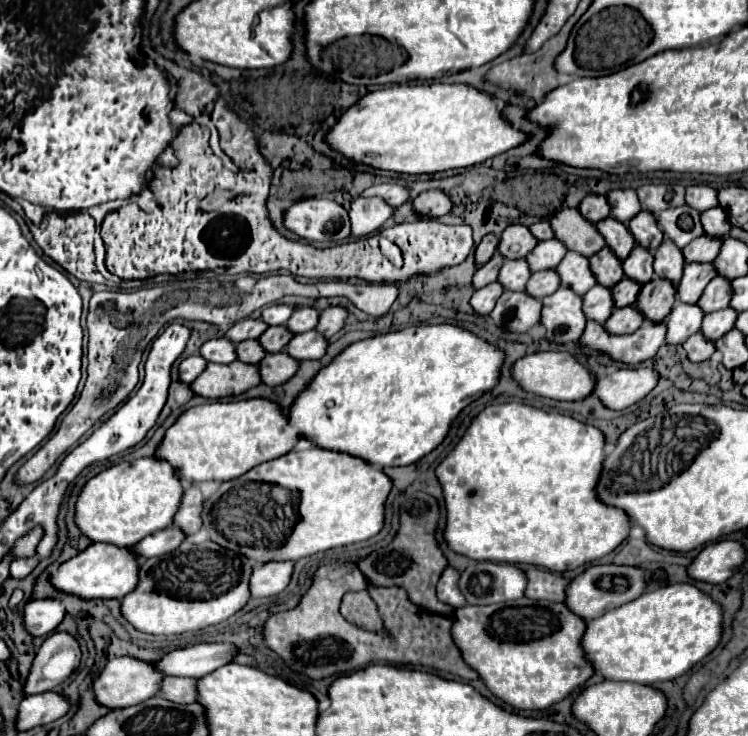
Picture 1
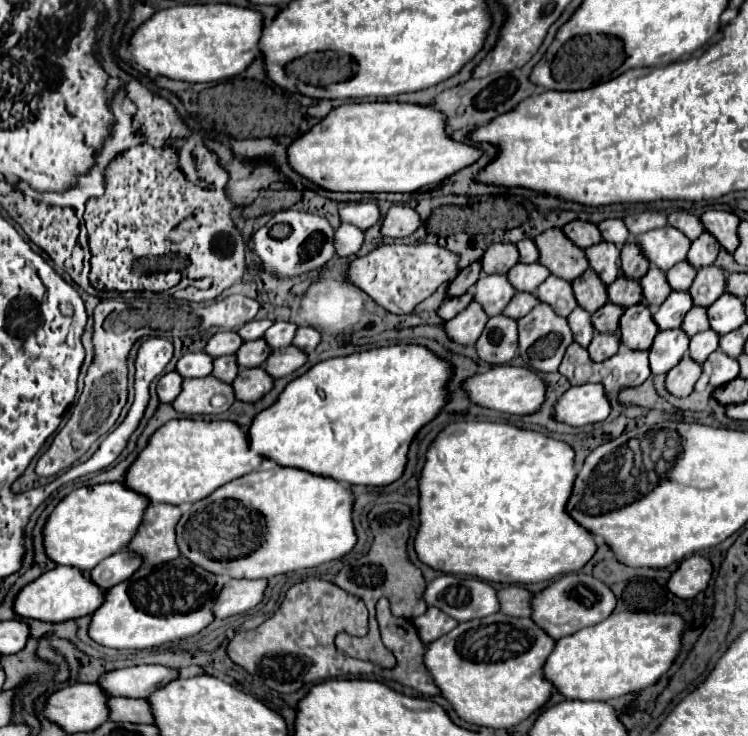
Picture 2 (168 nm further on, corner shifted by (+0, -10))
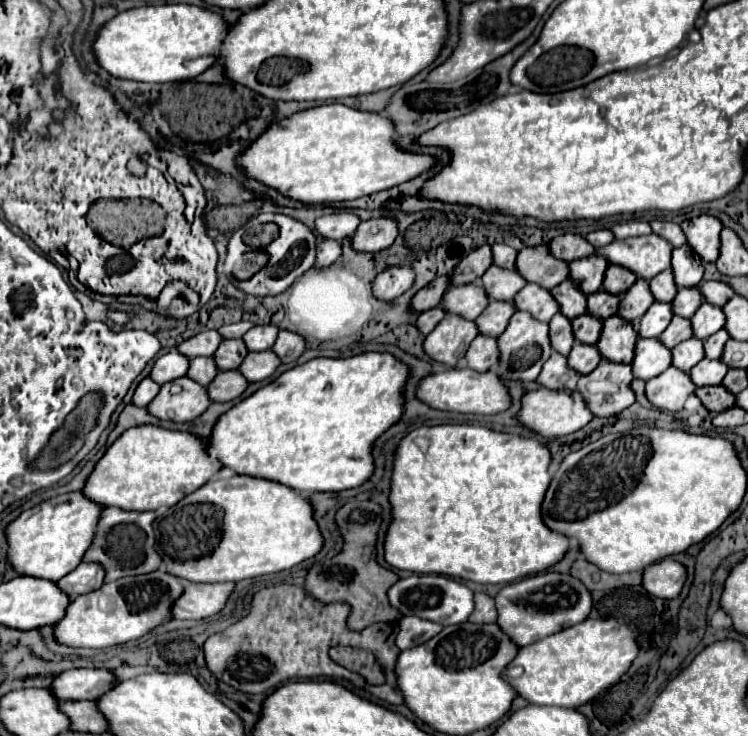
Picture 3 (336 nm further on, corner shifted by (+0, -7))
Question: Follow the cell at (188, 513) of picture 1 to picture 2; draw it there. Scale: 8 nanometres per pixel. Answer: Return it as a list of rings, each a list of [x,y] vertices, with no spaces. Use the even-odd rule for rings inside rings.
[[[153,502],[147,508],[145,520],[127,550],[143,556],[145,564],[159,564],[177,558],[179,546],[175,536],[175,524],[179,522],[181,514],[183,512],[179,506]]]

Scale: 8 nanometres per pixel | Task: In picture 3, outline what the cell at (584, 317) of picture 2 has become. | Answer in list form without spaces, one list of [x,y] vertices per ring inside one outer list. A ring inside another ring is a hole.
[[[557,313],[551,321],[549,321],[549,337],[551,337],[551,349],[559,355],[569,355],[575,337],[571,333],[571,323],[567,317],[563,317],[561,313]]]

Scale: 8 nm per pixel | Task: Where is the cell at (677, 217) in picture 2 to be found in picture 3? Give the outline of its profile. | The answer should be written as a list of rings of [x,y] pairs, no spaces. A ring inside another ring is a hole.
[[[659,219],[651,221],[649,225],[651,225],[651,229],[653,229],[655,235],[663,237],[663,239],[665,239],[667,243],[671,243],[673,247],[685,245],[685,237],[683,237],[679,225],[675,225],[675,223],[671,223],[671,221],[665,221],[665,223],[663,223],[663,221],[659,221]]]

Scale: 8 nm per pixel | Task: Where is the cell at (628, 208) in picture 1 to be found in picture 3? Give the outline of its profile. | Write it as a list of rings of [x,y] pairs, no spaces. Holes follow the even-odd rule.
[[[599,229],[599,231],[589,233],[585,239],[587,239],[593,247],[603,247],[603,245],[607,245],[607,243],[611,243],[611,241],[613,241],[613,235],[611,235],[611,231]]]

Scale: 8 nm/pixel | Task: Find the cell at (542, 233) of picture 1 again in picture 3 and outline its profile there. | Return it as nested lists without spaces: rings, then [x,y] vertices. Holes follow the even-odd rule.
[[[491,245],[493,249],[493,265],[503,267],[503,269],[513,269],[515,267],[515,257],[517,251],[509,245]]]

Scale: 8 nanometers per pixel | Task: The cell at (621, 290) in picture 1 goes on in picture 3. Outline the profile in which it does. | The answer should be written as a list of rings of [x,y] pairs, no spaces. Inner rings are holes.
[[[583,313],[581,317],[575,317],[571,321],[571,327],[573,327],[575,339],[583,345],[595,345],[597,339],[599,339],[599,333],[601,333],[601,321],[591,317],[589,313]]]

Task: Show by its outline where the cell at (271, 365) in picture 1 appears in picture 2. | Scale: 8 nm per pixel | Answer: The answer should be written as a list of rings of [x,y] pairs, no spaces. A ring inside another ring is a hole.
[[[241,368],[239,376],[233,382],[235,396],[237,400],[243,402],[257,402],[261,400],[267,392],[273,390],[275,378],[267,376],[265,368]]]

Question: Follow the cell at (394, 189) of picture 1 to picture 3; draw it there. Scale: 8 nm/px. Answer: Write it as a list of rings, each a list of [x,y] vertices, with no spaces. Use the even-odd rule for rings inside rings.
[[[337,211],[331,215],[323,215],[319,219],[315,219],[315,231],[323,237],[323,239],[333,239],[333,241],[341,241],[349,235],[353,235],[353,231],[359,225],[359,217],[353,215],[351,211]]]

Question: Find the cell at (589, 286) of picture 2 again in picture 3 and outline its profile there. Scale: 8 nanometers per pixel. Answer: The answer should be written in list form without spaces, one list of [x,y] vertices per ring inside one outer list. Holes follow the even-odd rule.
[[[563,281],[555,289],[551,289],[551,295],[555,297],[555,301],[559,301],[559,311],[565,317],[575,319],[587,311],[587,297],[577,289],[573,281]]]

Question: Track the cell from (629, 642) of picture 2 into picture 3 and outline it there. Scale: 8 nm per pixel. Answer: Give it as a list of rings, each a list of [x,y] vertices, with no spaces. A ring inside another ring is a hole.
[[[585,619],[519,649],[513,663],[521,665],[525,671],[521,677],[511,681],[511,687],[519,699],[525,699],[531,705],[575,709],[617,683],[635,657],[635,635],[625,625],[613,619]],[[549,697],[555,697],[555,701],[549,701]]]

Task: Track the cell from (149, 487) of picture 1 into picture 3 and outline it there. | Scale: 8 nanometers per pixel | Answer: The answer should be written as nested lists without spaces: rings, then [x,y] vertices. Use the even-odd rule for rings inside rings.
[[[79,491],[59,495],[25,509],[5,527],[7,563],[23,577],[39,577],[47,581],[61,579],[81,563],[83,553],[93,541],[97,517],[103,509],[103,505],[85,499]]]

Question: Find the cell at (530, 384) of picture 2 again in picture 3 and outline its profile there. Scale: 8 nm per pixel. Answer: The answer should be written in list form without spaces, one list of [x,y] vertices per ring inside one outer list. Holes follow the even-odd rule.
[[[455,367],[439,373],[431,373],[423,377],[415,389],[415,395],[419,401],[429,405],[431,409],[439,411],[455,411],[455,413],[473,413],[473,415],[493,415],[499,411],[505,411],[511,401],[507,387],[501,383],[501,379],[493,373],[477,373],[469,367]]]

